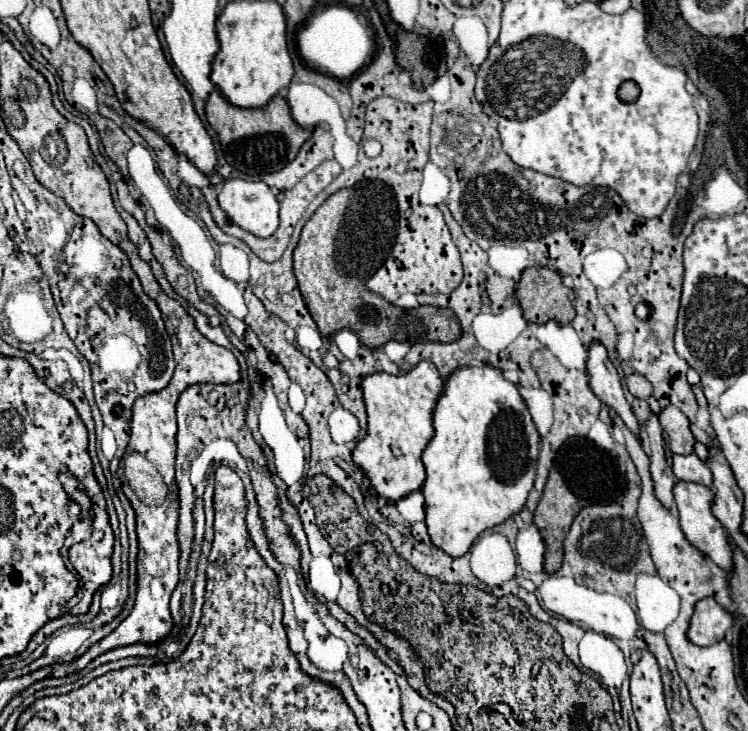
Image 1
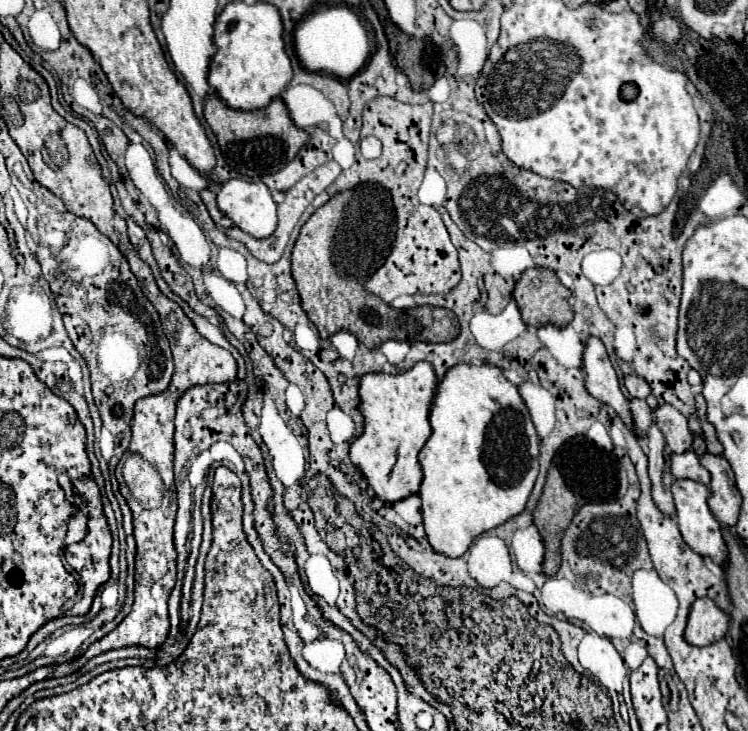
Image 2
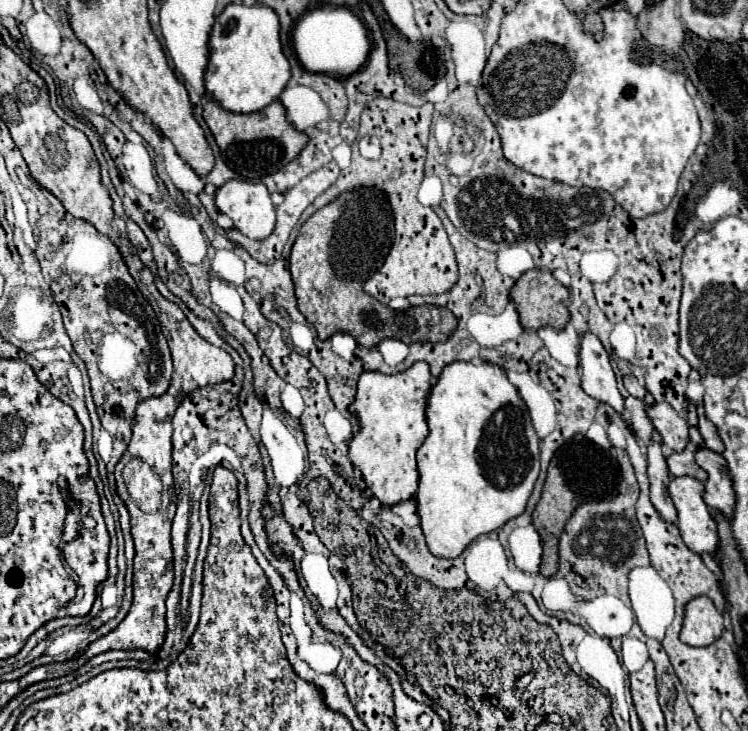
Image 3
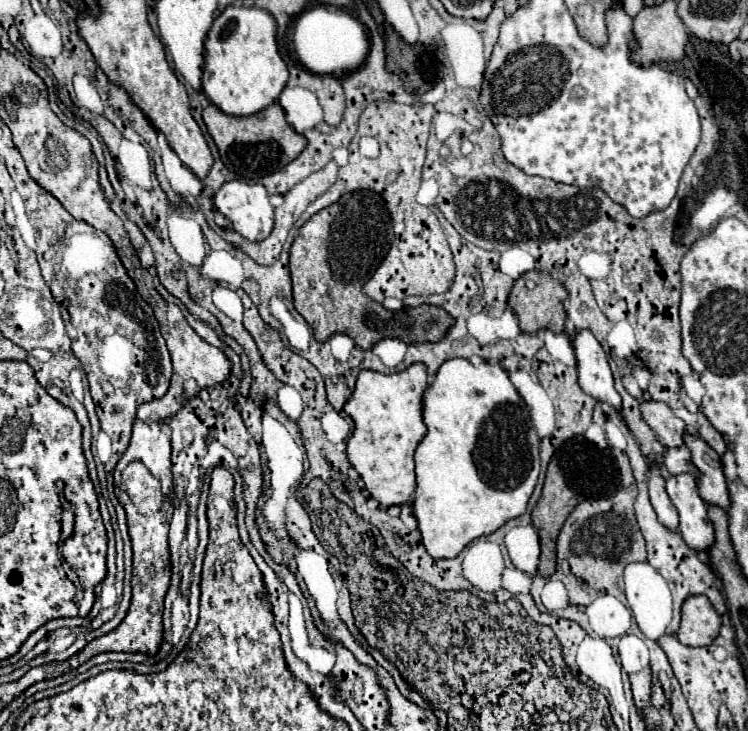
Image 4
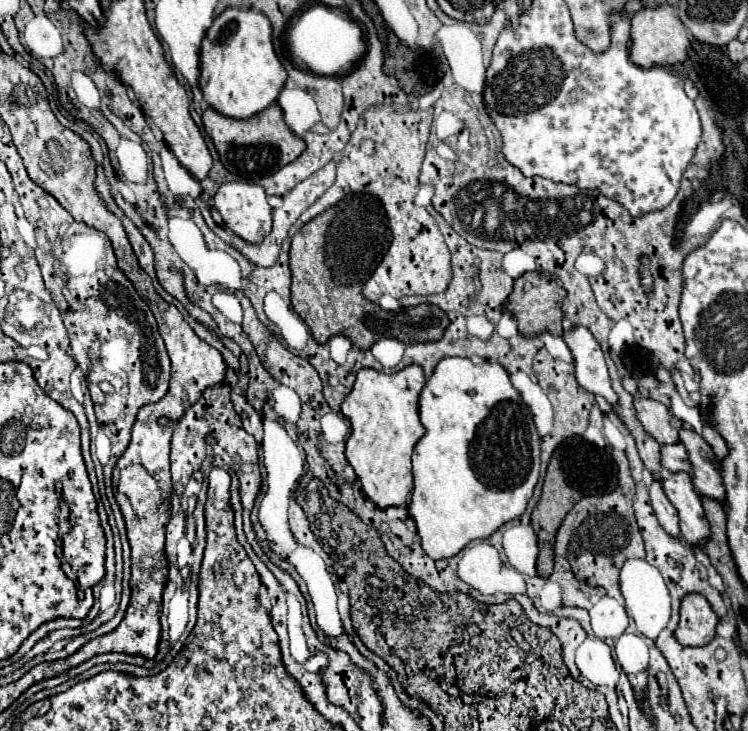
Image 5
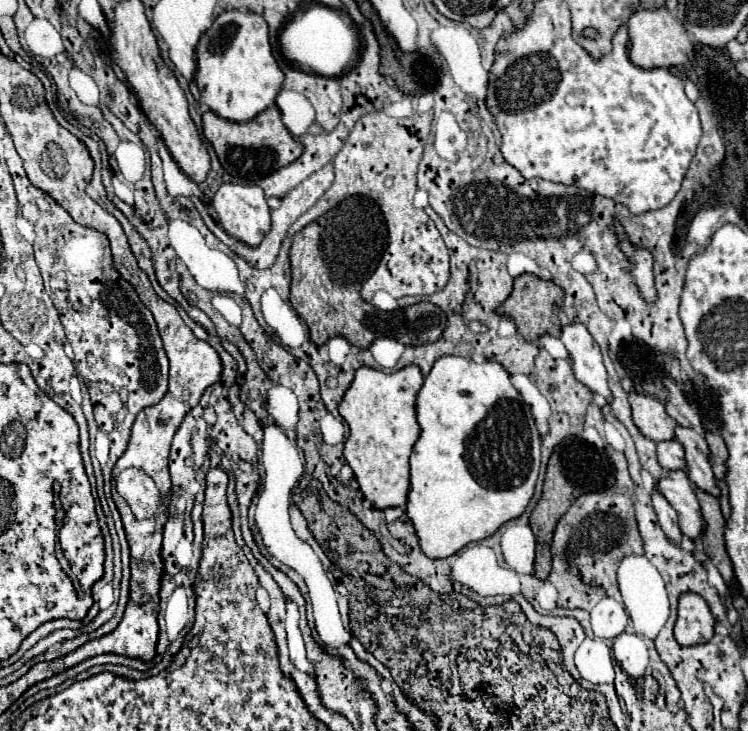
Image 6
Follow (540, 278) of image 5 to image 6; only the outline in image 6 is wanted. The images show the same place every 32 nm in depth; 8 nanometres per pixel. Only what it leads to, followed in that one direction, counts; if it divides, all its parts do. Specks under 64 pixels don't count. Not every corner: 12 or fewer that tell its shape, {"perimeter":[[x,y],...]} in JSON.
{"perimeter":[[534,274],[514,280],[498,308],[518,334],[560,336],[564,290]]}

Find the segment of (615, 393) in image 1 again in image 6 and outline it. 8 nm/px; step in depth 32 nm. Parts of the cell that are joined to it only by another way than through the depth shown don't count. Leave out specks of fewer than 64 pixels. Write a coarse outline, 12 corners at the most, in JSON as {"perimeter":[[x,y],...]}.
{"perimeter":[[582,324],[560,340],[578,382],[612,402],[600,346]]}

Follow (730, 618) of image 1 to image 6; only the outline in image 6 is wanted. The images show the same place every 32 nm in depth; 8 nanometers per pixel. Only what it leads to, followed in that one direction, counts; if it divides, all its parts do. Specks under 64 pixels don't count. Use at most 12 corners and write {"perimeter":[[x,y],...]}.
{"perimeter":[[680,596],[674,638],[706,644],[716,618],[702,596]]}

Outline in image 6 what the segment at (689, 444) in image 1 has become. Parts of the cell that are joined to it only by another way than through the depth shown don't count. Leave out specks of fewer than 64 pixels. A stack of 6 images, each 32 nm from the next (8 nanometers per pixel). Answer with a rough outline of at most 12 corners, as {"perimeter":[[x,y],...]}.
{"perimeter":[[630,392],[632,418],[646,438],[674,440],[678,422],[662,402]]}

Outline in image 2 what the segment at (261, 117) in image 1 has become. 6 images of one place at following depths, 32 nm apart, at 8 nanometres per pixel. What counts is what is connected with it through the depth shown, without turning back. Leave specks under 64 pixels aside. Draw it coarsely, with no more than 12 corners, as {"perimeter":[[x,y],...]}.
{"perimeter":[[280,96],[204,116],[226,164],[248,178],[284,168],[310,136]]}

